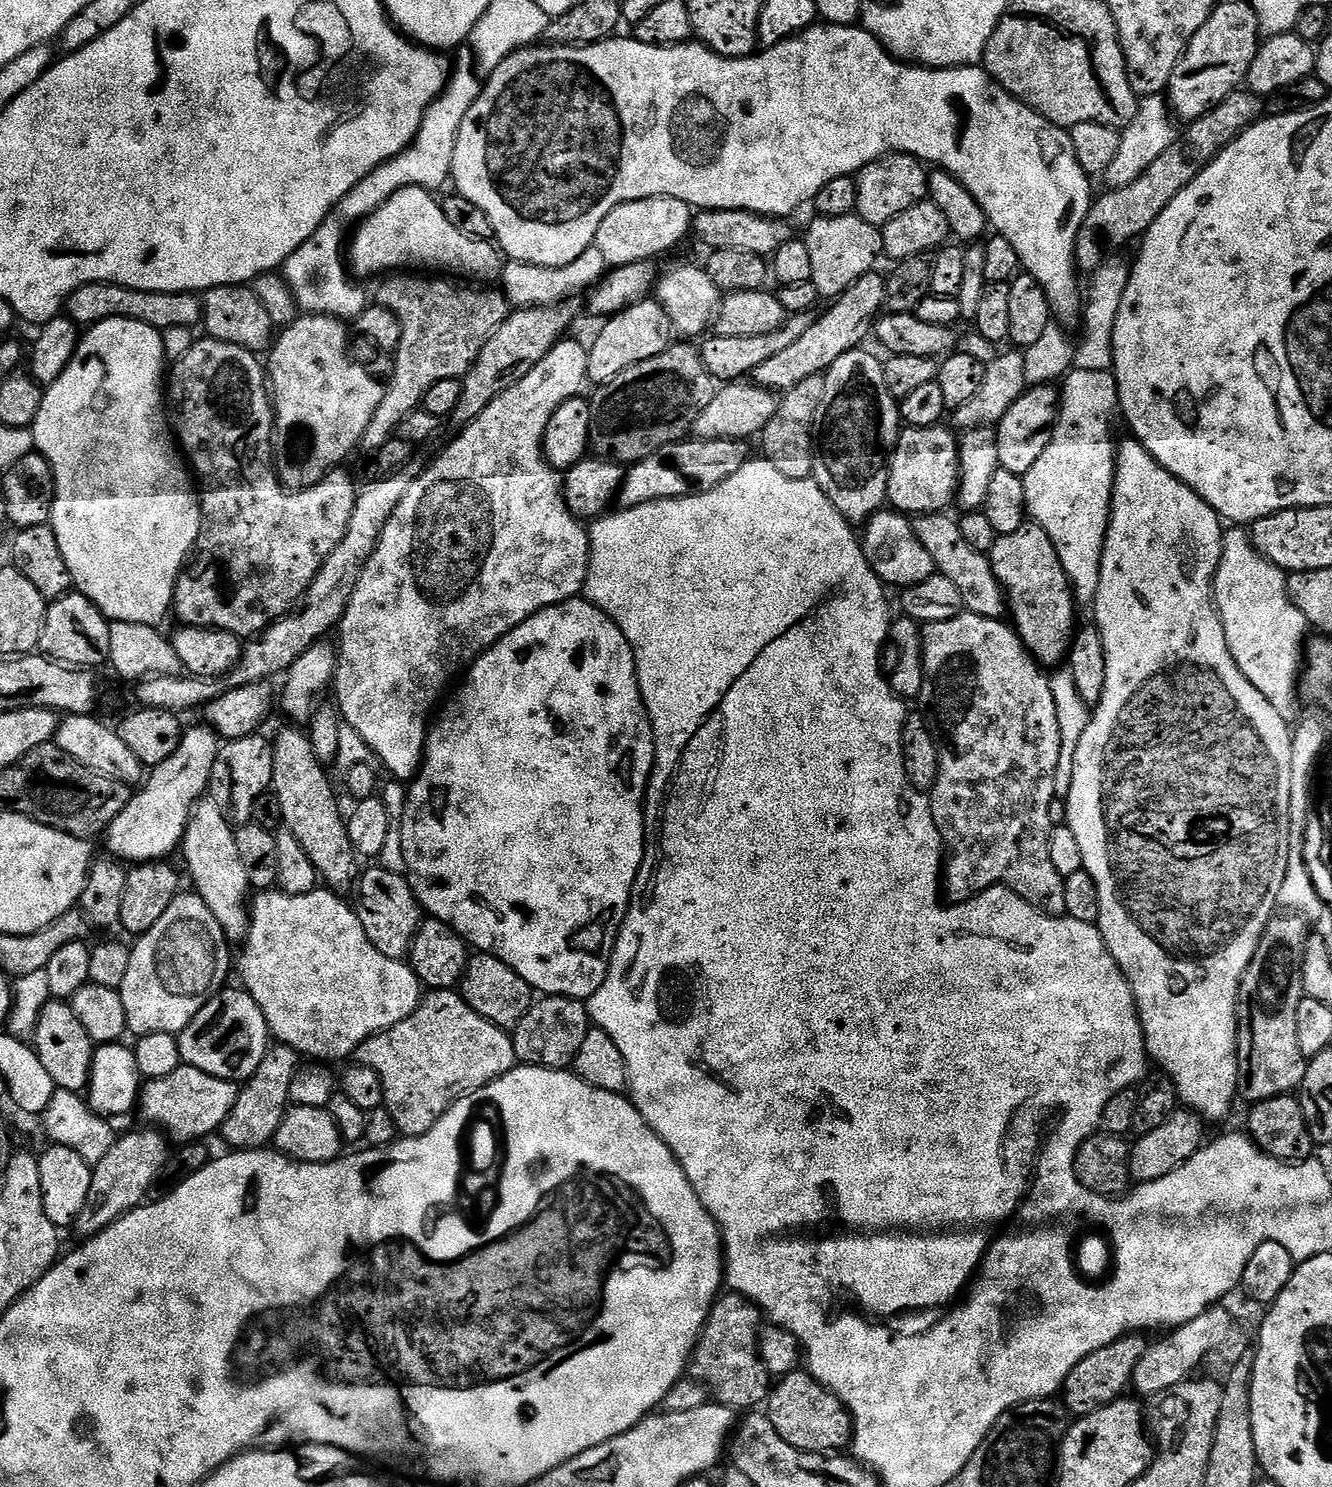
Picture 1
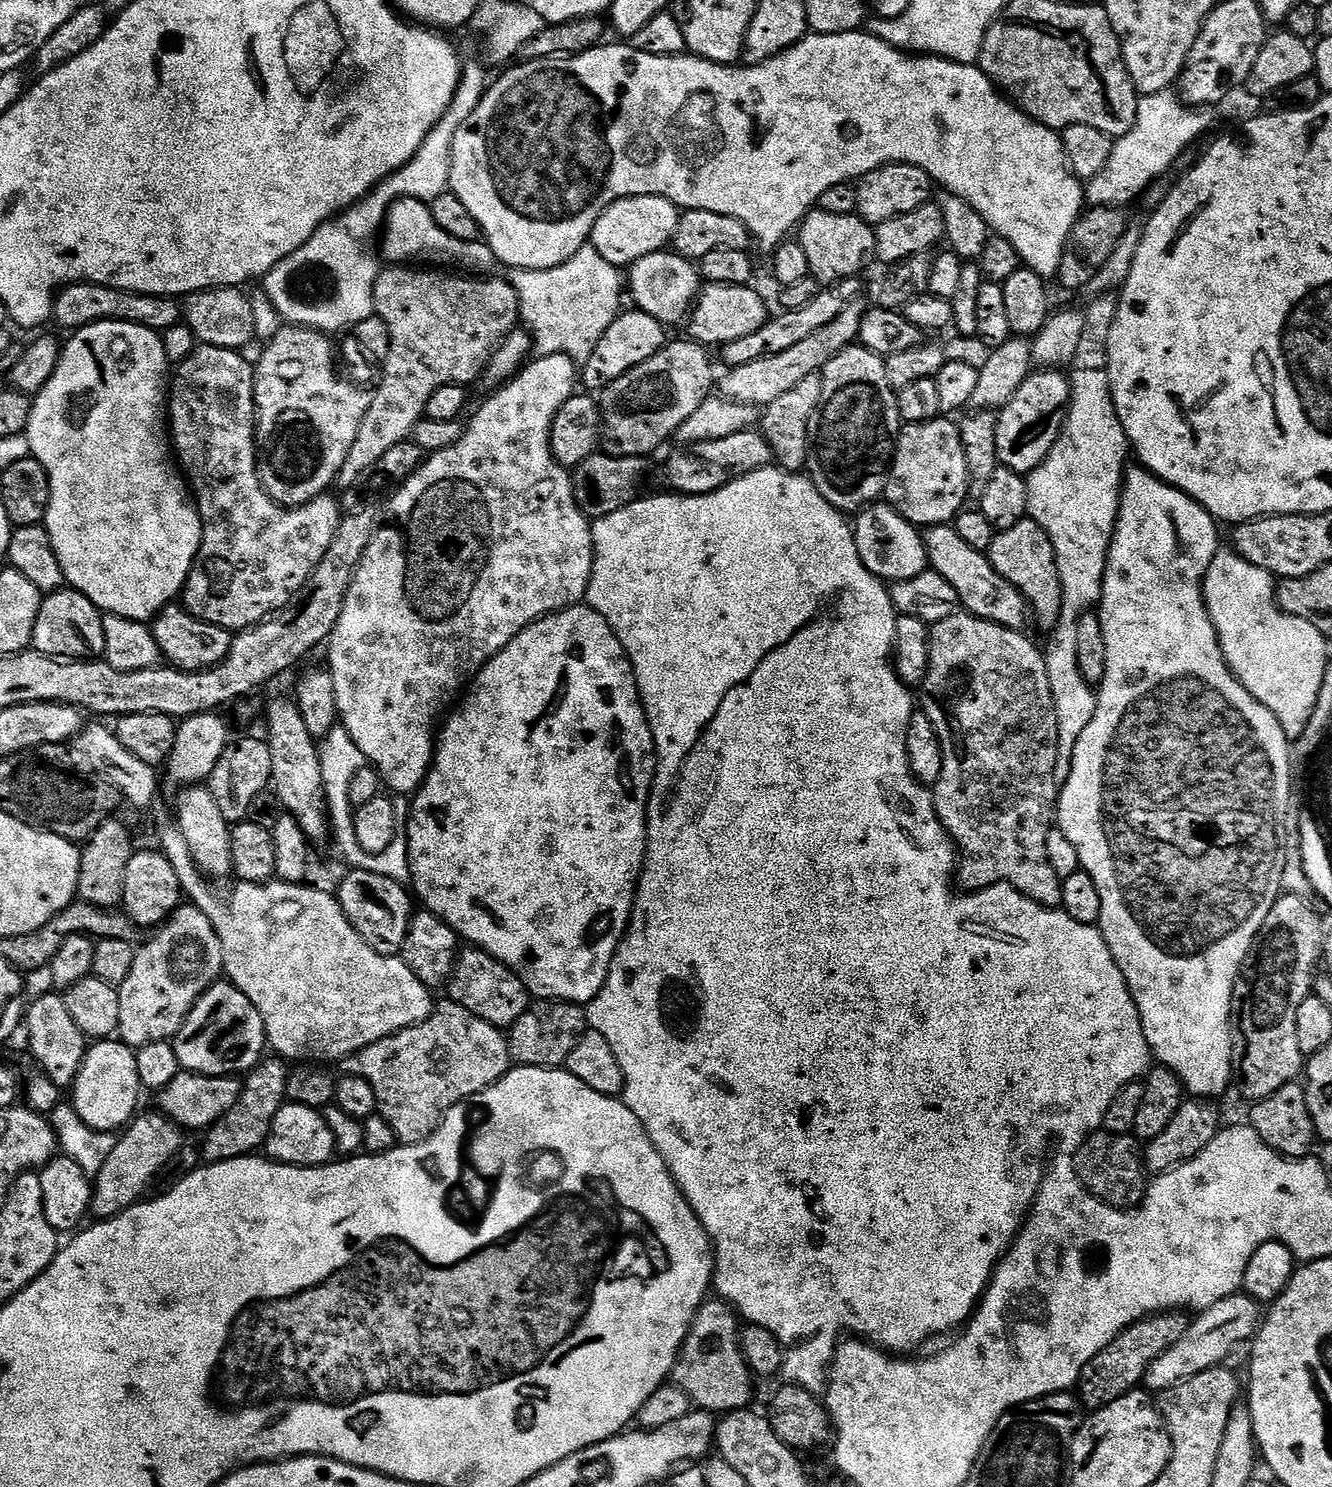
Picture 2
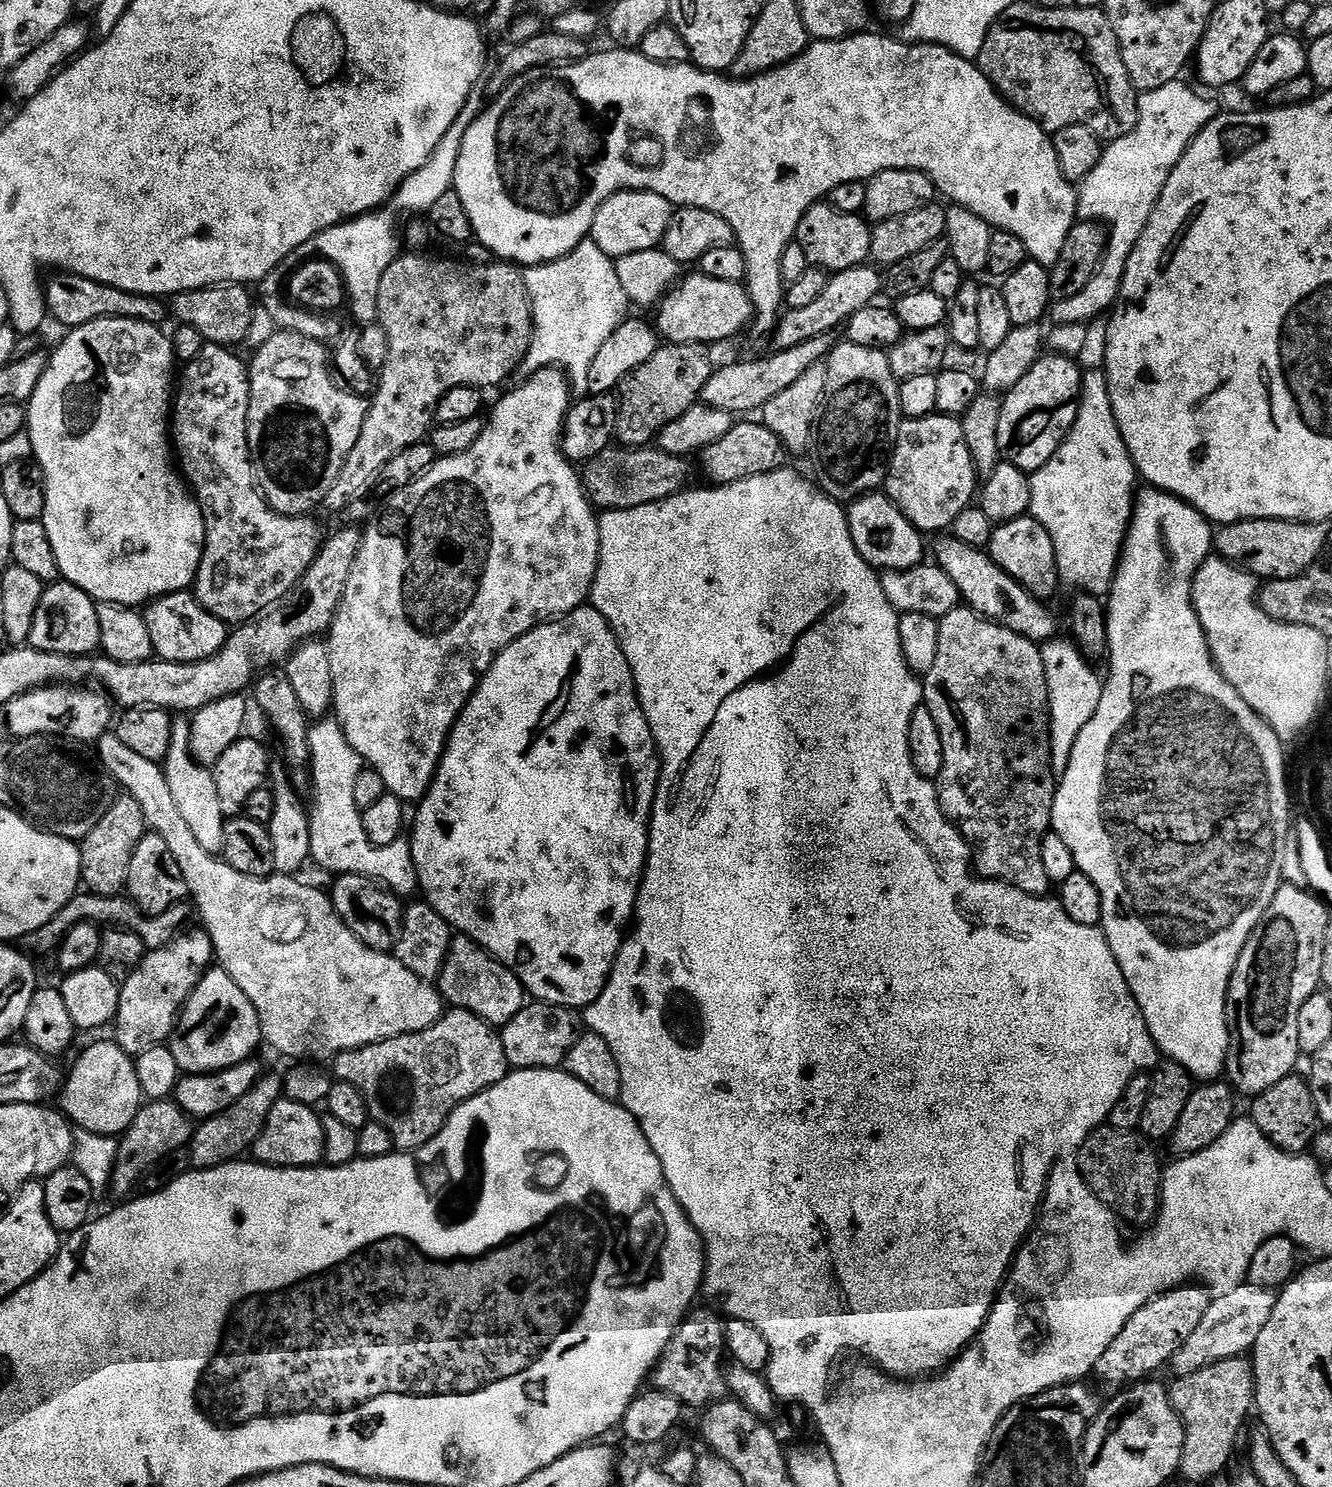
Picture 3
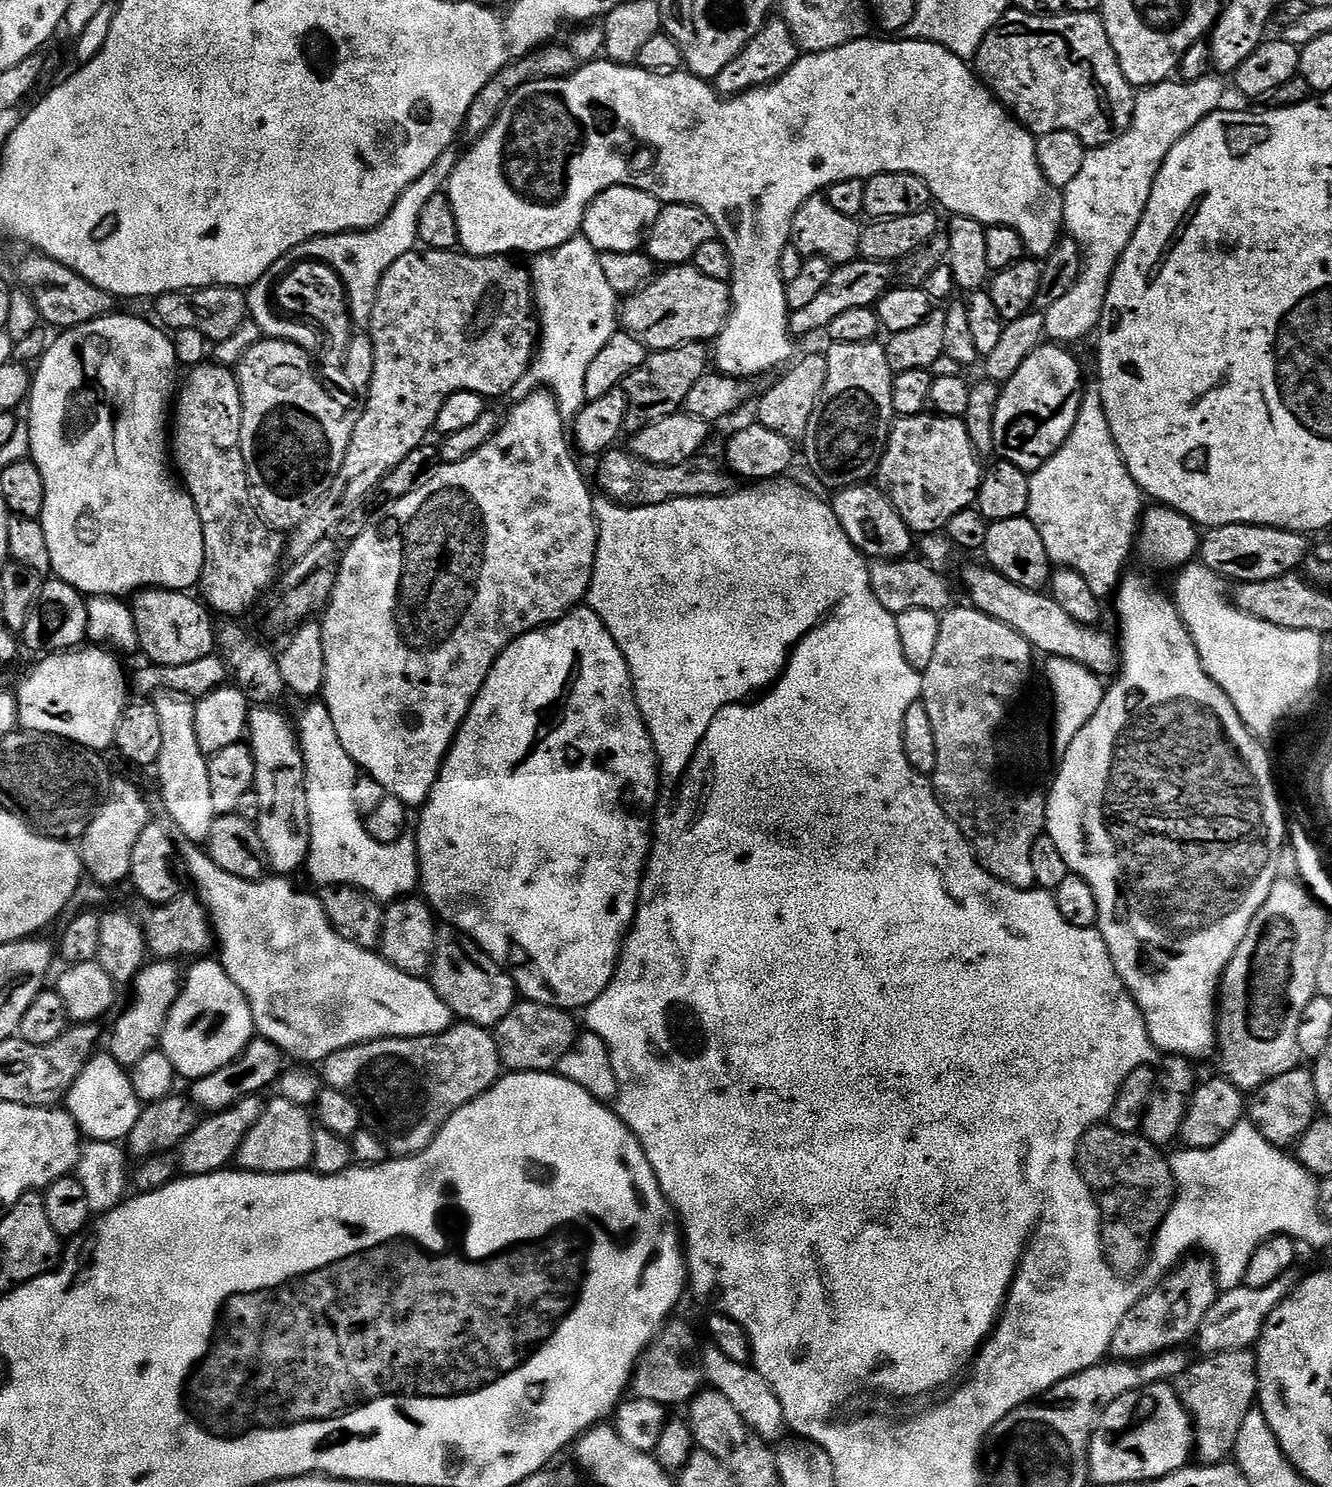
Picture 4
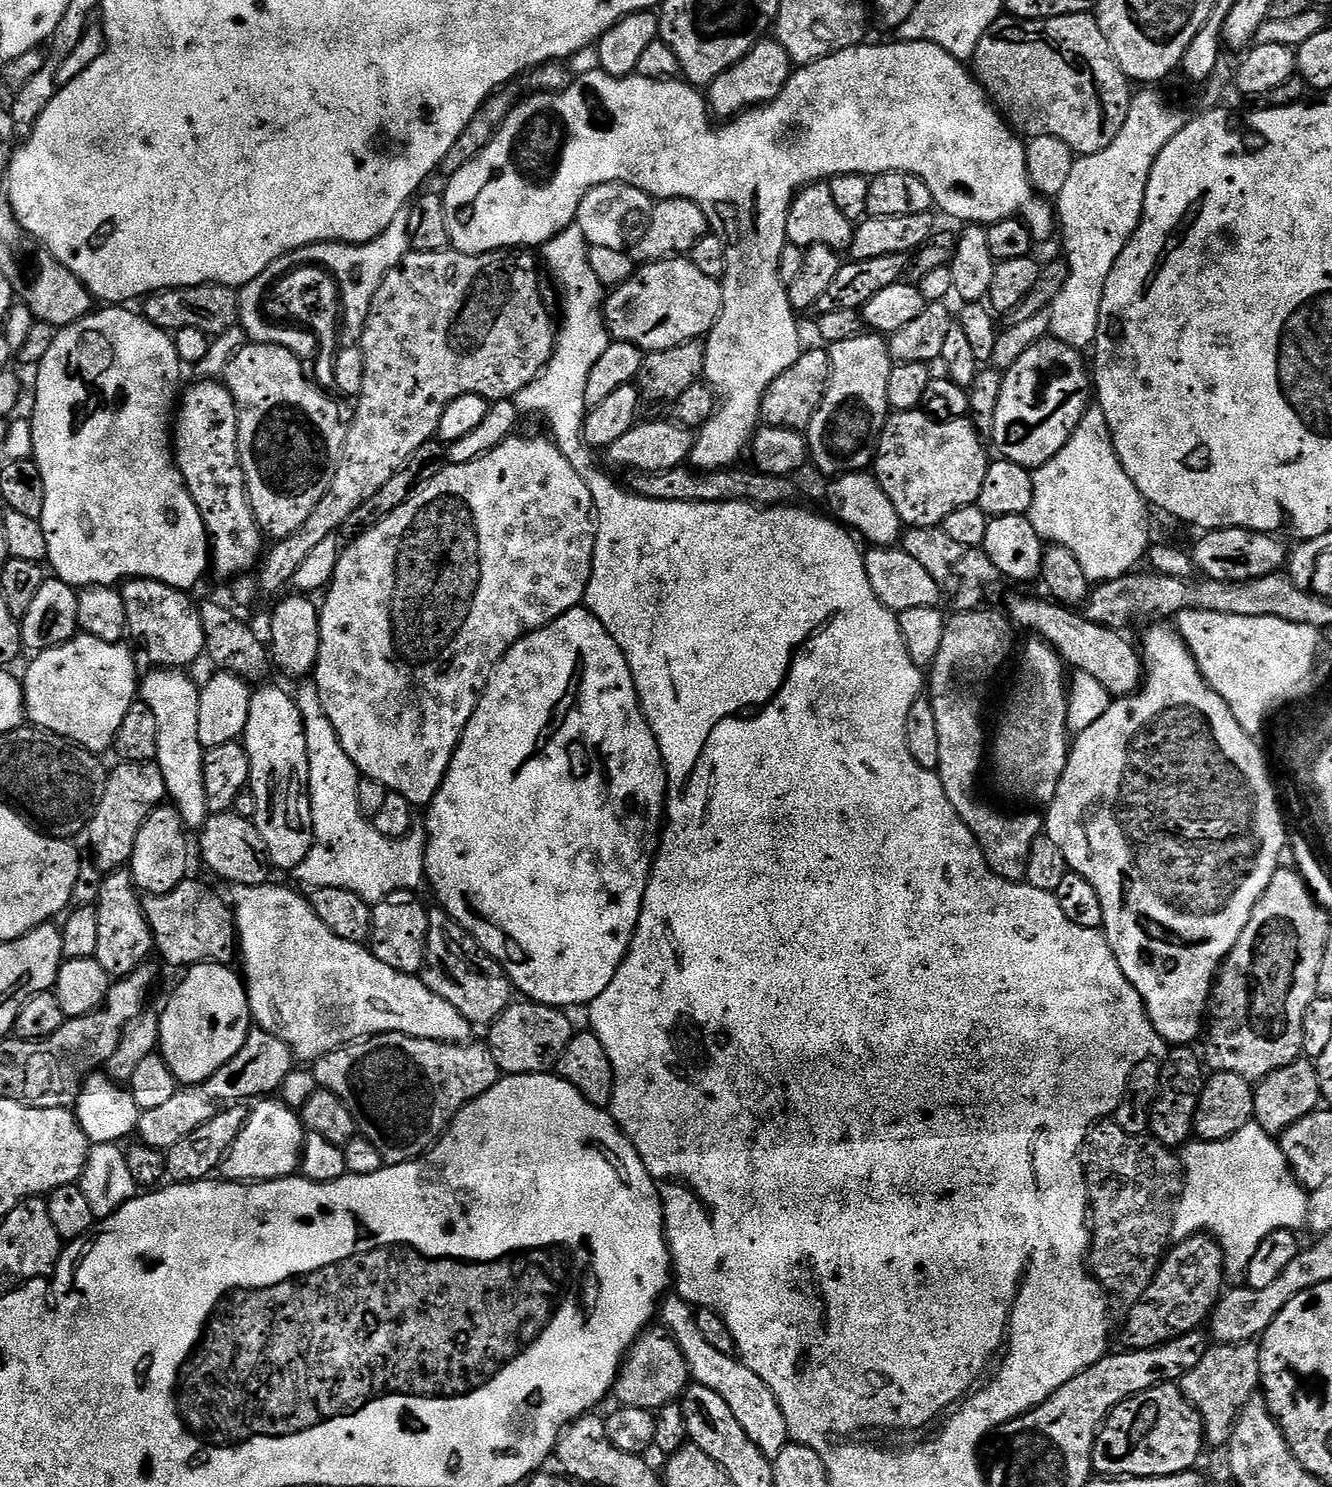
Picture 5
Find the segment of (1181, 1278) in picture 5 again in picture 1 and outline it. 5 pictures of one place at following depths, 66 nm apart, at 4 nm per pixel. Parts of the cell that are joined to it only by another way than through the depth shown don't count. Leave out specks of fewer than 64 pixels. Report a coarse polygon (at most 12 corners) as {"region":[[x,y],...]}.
{"region":[[1133,1334],[1070,1370],[1062,1403],[1094,1414],[1129,1391],[1150,1340]]}

